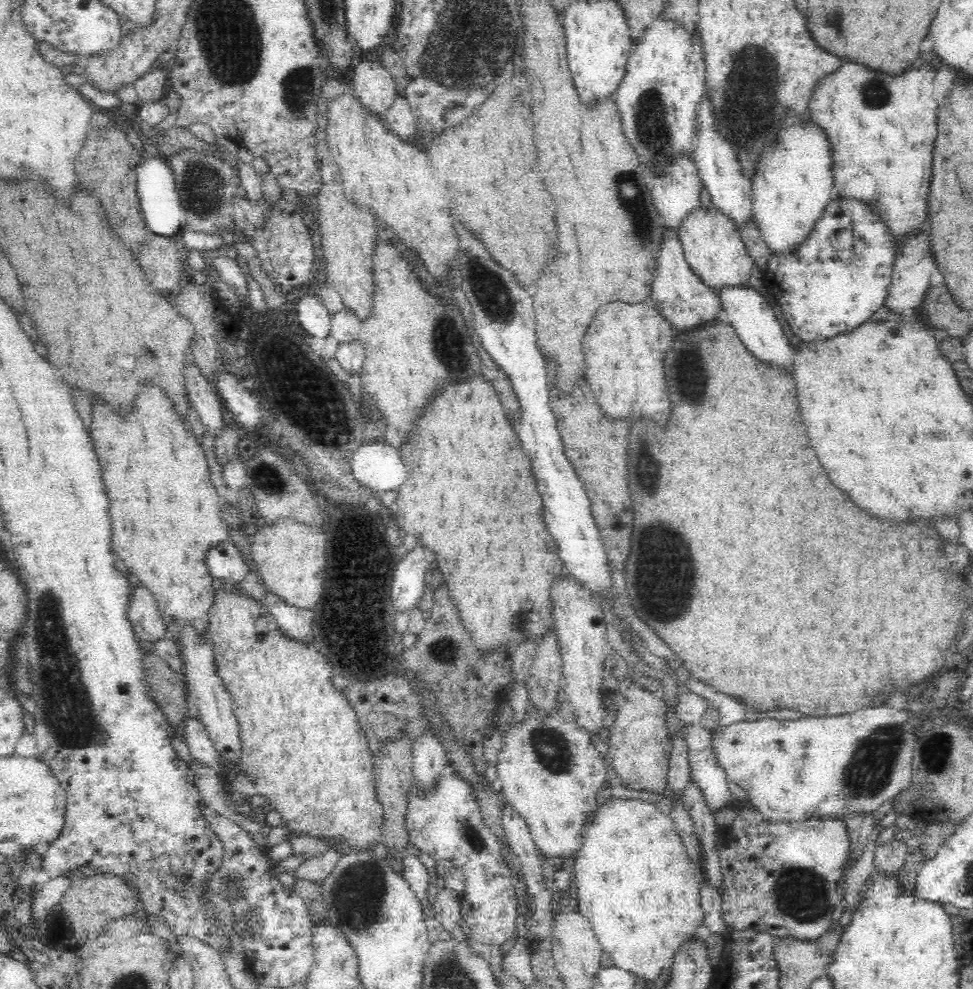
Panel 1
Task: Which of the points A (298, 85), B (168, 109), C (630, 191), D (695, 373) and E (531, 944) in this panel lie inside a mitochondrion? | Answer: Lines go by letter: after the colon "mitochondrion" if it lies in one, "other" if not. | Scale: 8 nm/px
A: mitochondrion
B: other
C: mitochondrion
D: mitochondrion
E: other

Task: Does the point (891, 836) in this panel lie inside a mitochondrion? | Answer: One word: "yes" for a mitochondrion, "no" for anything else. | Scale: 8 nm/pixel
no

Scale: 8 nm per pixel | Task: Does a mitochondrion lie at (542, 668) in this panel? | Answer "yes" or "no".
no

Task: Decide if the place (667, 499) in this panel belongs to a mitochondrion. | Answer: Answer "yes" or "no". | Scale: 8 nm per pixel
no

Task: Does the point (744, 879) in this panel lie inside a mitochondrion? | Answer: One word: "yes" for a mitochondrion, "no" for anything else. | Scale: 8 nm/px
no

